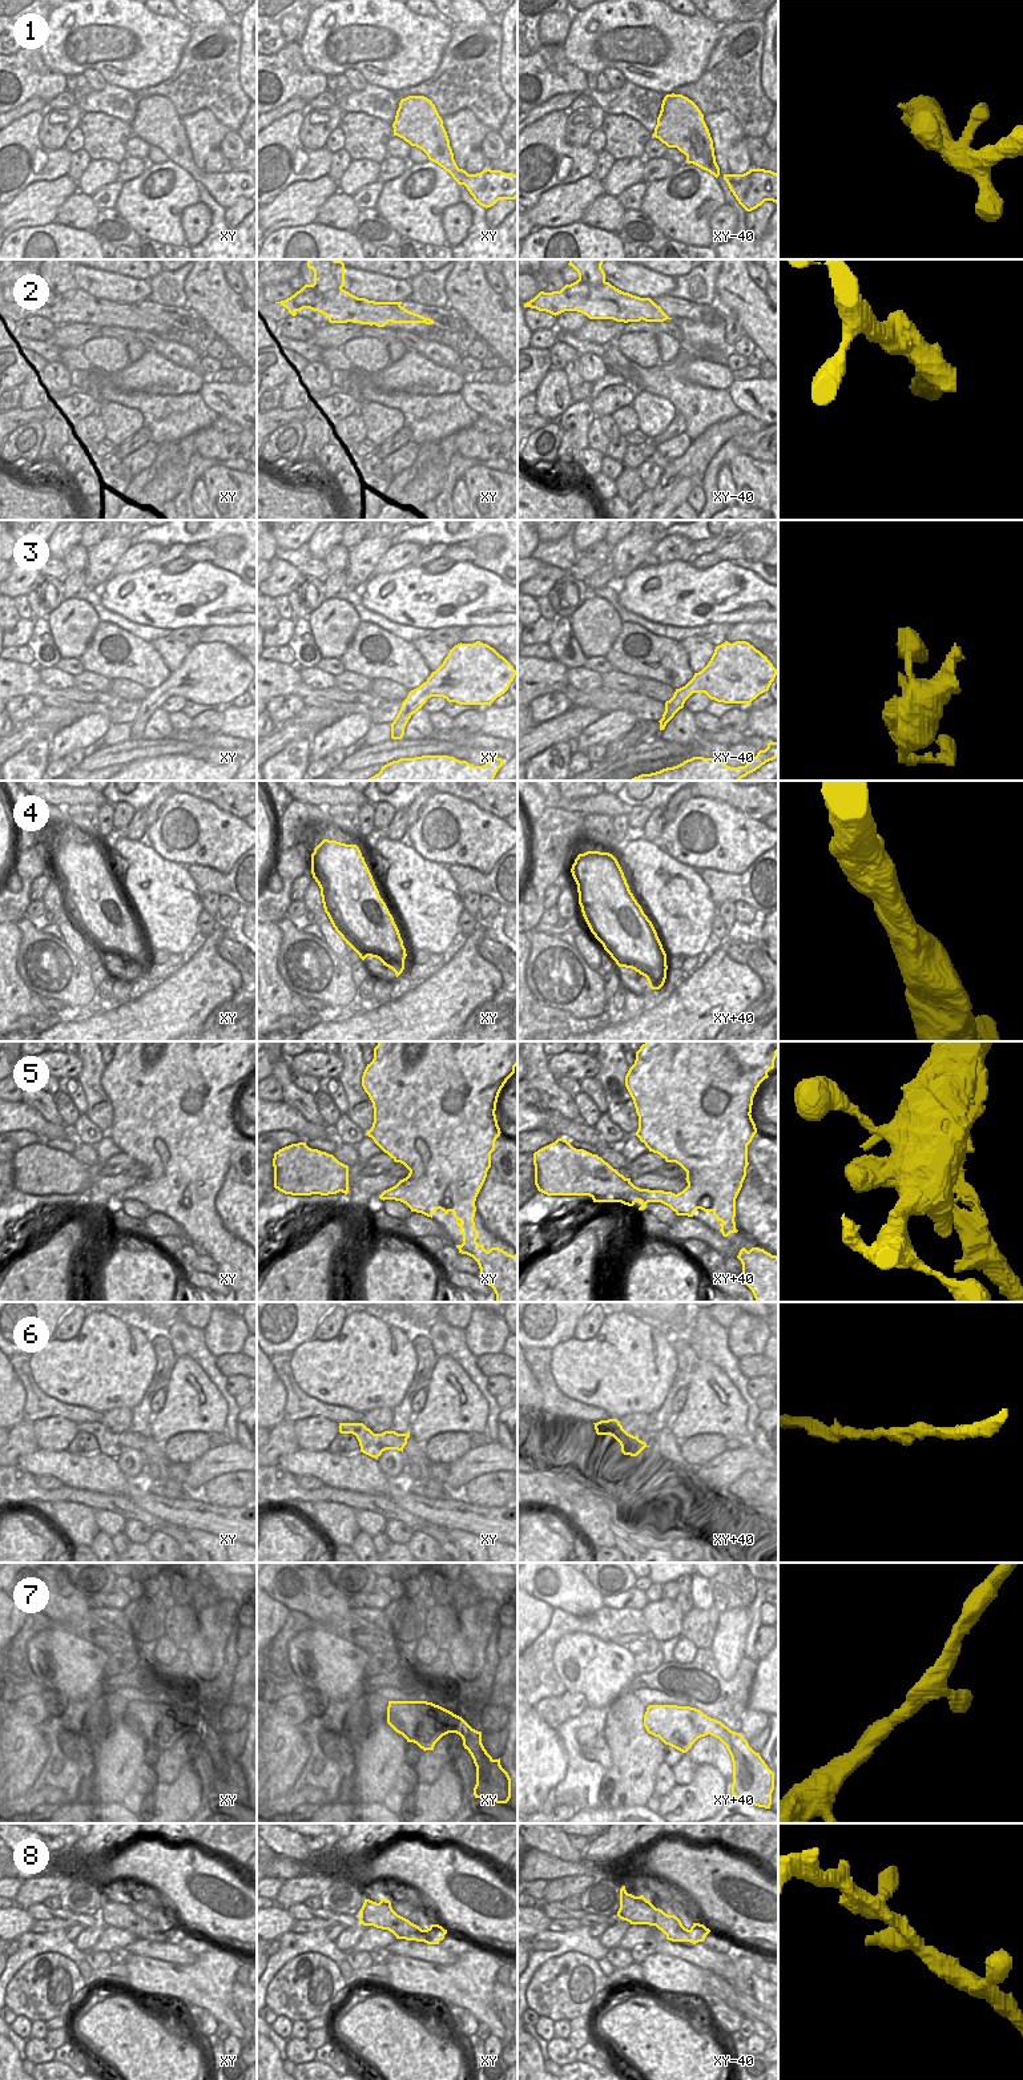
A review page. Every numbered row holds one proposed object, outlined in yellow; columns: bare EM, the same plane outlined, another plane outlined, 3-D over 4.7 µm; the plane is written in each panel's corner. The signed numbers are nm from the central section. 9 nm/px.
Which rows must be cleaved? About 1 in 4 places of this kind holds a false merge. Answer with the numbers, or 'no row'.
2

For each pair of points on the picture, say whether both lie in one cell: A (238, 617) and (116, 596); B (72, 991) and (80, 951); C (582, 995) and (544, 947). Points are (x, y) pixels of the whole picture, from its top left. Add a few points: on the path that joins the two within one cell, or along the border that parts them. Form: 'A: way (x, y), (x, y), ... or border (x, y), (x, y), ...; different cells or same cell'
A: border (242, 611), (200, 624); different cells
B: border (63, 939), (77, 956), (85, 959); different cells
C: way (570, 986), (555, 971), (551, 959); same cell

